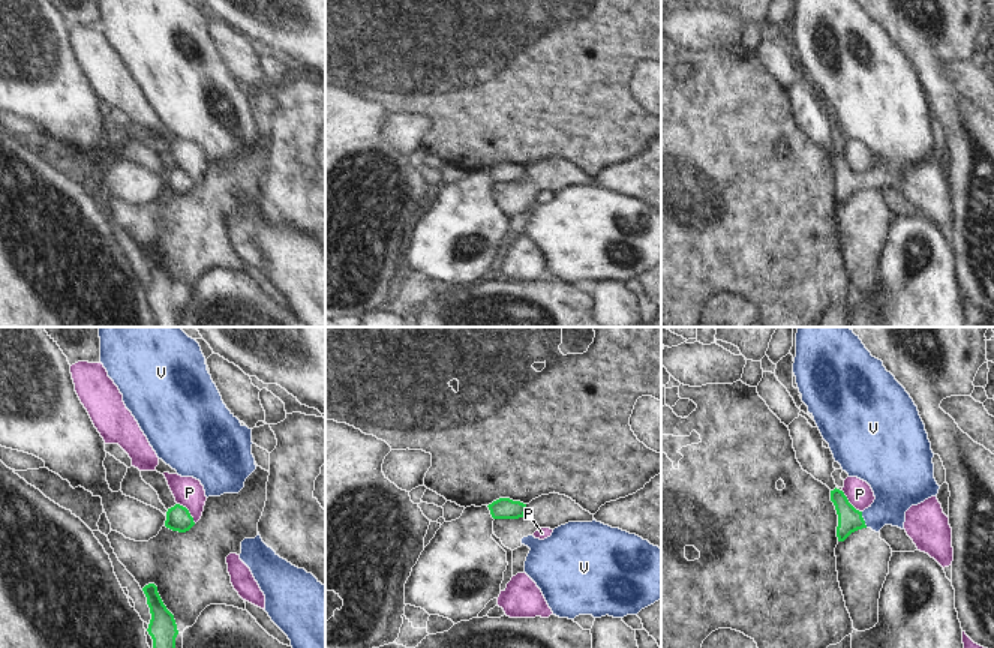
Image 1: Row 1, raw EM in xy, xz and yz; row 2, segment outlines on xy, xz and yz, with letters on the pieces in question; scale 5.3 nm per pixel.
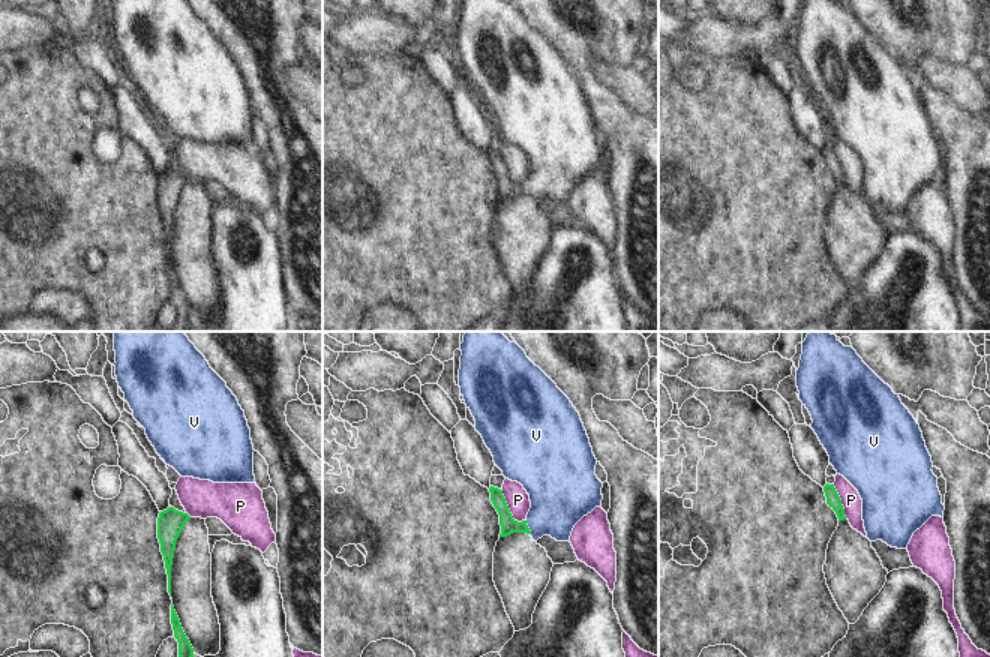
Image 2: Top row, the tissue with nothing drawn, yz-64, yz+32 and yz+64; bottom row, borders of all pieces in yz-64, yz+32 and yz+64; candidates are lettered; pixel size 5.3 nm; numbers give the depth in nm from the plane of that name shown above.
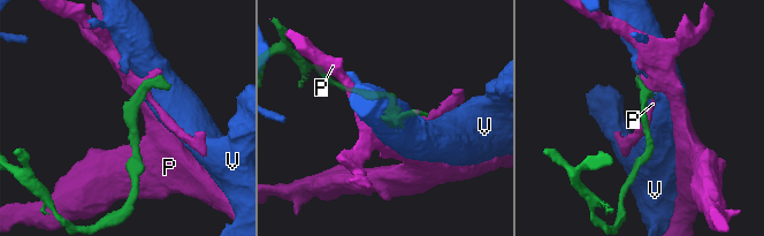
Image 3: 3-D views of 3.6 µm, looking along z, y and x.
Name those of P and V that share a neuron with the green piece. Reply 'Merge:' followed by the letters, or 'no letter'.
Merge: V

